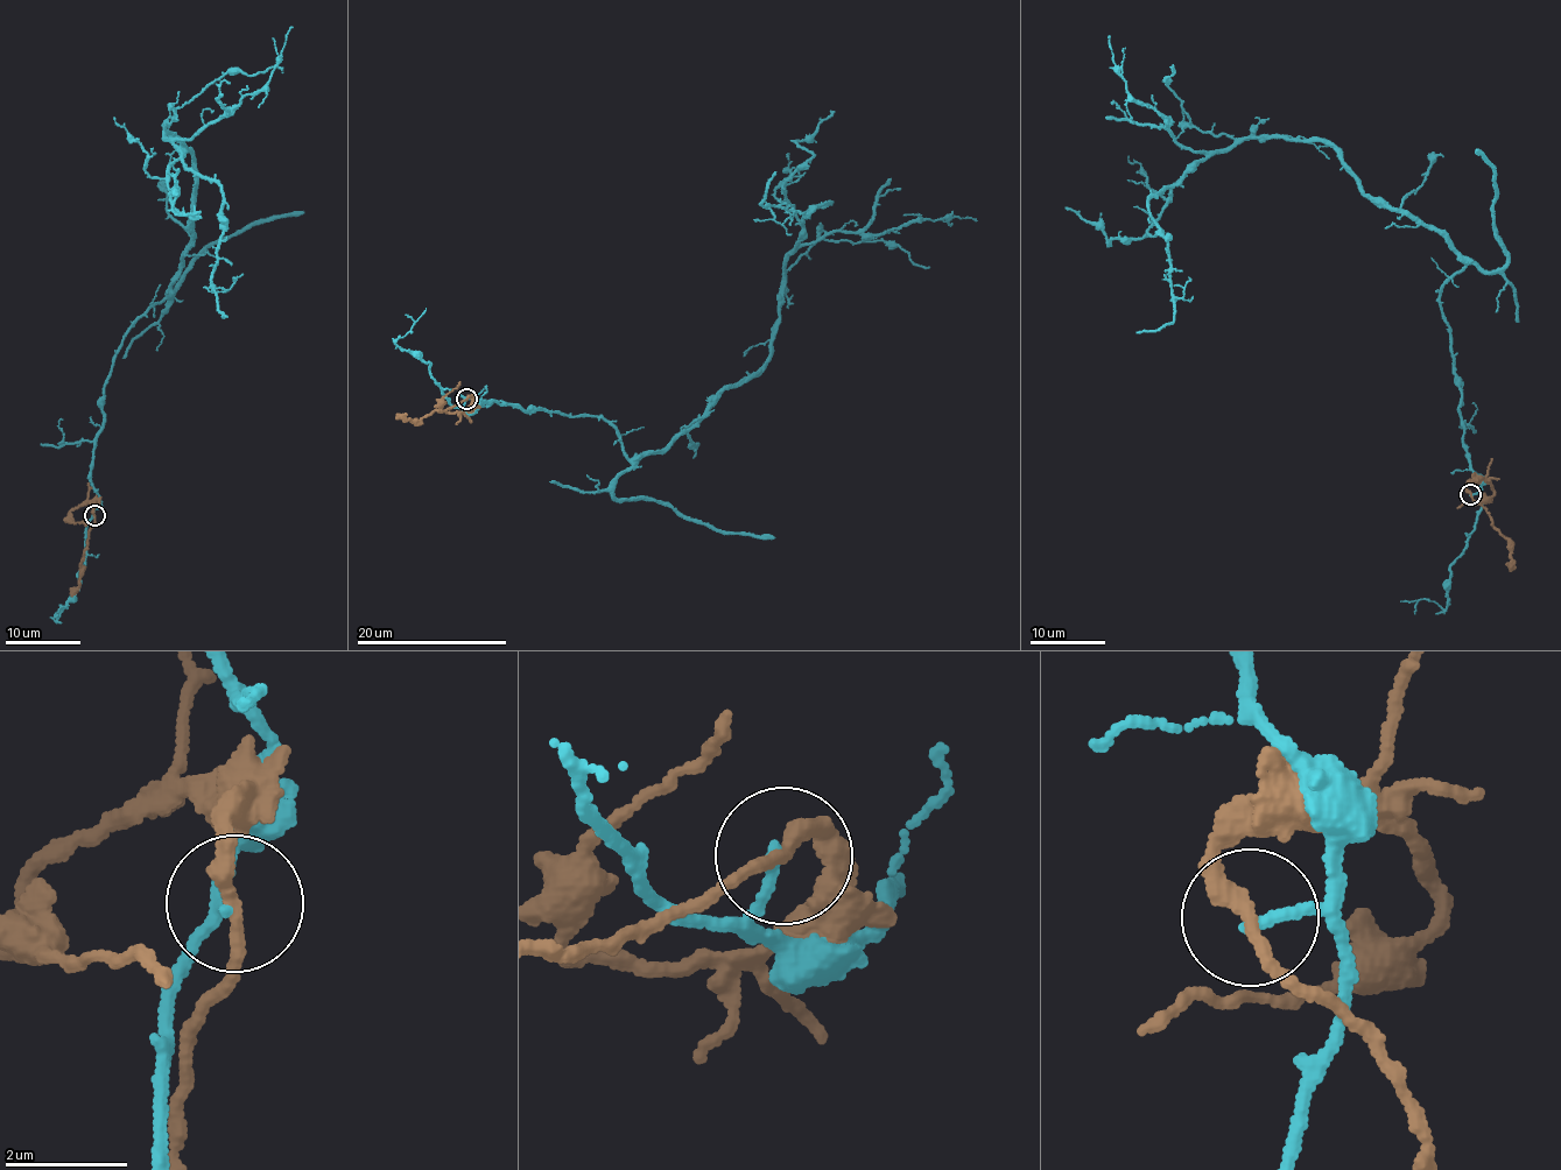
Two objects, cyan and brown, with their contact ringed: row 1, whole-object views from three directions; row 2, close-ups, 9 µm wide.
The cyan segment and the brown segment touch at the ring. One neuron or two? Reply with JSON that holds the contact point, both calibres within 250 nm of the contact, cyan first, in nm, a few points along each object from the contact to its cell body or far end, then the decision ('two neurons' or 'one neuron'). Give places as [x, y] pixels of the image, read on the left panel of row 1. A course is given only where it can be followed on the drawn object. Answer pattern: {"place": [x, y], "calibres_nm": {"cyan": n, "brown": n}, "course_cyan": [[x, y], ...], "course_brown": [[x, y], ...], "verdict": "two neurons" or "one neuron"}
{"place": [95, 515], "calibres_nm": {"cyan": 180, "brown": 260}, "course_cyan": [[95, 516], [112, 356], [171, 288], [192, 234], [192, 152], [162, 132], [222, 188], [212, 274], [225, 317]], "course_brown": [[95, 516], [95, 505], [90, 504], [70, 513], [74, 522], [84, 522], [86, 527]], "verdict": "two neurons"}

